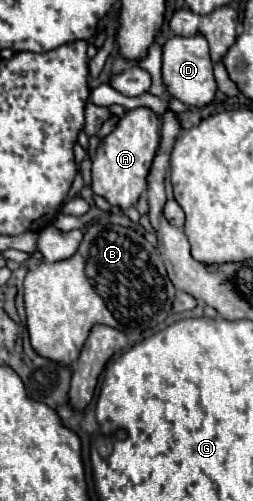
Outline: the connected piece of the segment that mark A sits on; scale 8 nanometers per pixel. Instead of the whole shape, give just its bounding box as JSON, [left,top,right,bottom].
[91,106,159,210]

